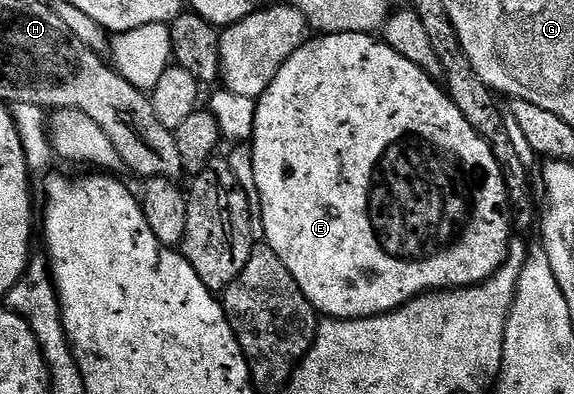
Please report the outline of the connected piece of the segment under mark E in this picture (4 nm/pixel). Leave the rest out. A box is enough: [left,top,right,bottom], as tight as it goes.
[250,32,514,320]

